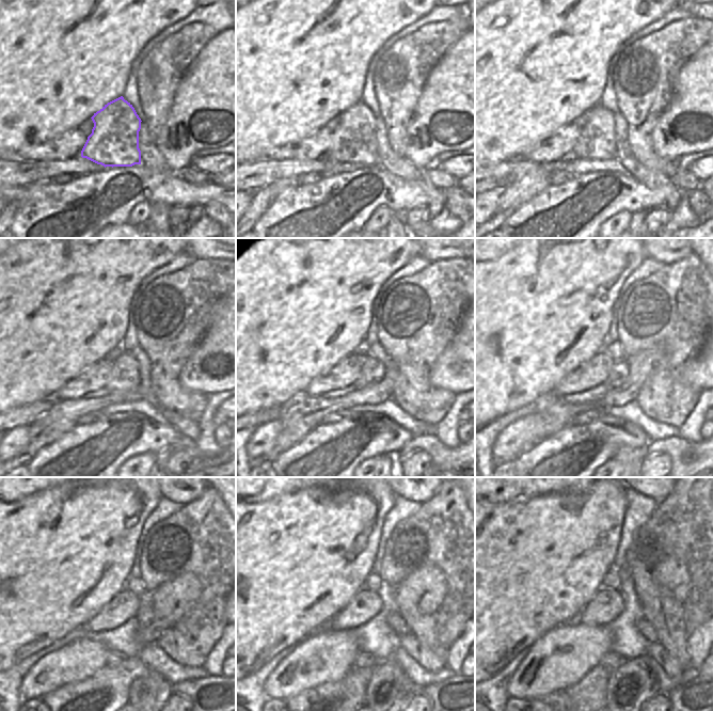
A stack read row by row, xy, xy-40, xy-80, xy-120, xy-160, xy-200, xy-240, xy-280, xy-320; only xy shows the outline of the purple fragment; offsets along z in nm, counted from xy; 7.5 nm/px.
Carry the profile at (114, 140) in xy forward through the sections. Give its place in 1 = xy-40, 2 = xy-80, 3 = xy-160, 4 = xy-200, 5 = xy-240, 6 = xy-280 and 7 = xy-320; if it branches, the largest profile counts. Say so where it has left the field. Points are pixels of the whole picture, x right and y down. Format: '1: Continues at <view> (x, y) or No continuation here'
1: Continues at xy-40 (354, 141)
2: Continues at xy-80 (597, 141)
3: Continues at xy-160 (373, 372)
4: Continues at xy-200 (620, 369)
5: Continues at xy-240 (144, 615)
6: Continues at xy-280 (396, 621)
7: Continues at xy-320 (645, 628)

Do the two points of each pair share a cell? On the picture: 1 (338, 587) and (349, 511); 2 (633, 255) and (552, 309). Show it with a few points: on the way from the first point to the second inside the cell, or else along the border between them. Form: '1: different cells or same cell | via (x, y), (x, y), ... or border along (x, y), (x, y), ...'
1: same cell | via (326, 568), (326, 538), (333, 531)
2: same cell | via (613, 255), (605, 255), (572, 288)

